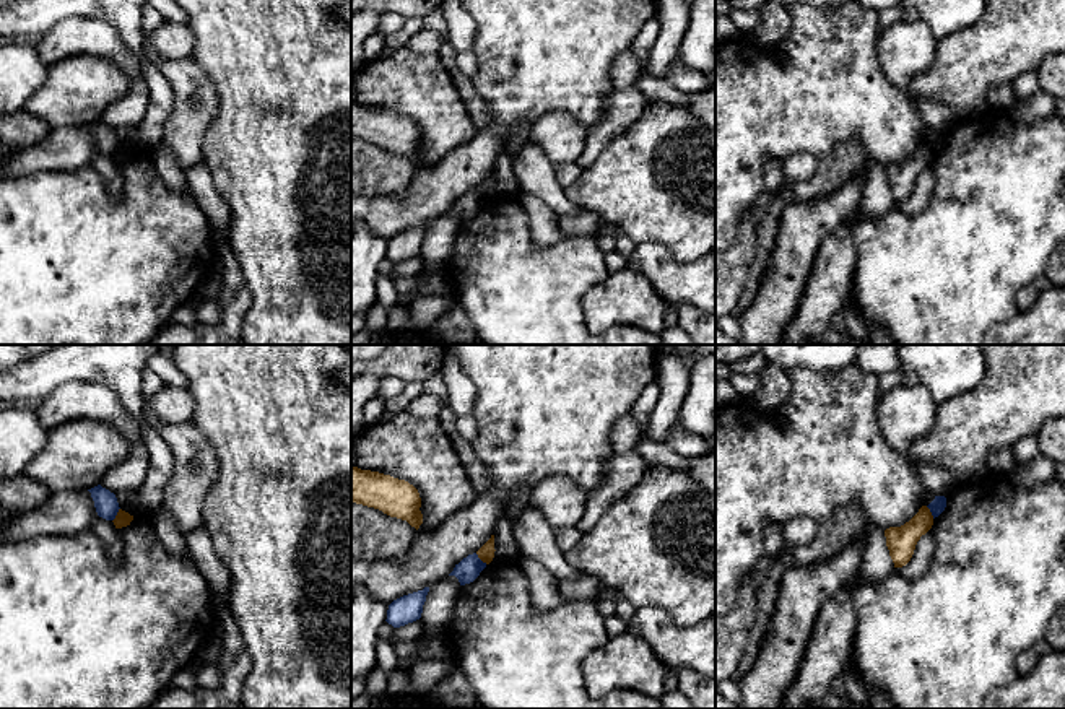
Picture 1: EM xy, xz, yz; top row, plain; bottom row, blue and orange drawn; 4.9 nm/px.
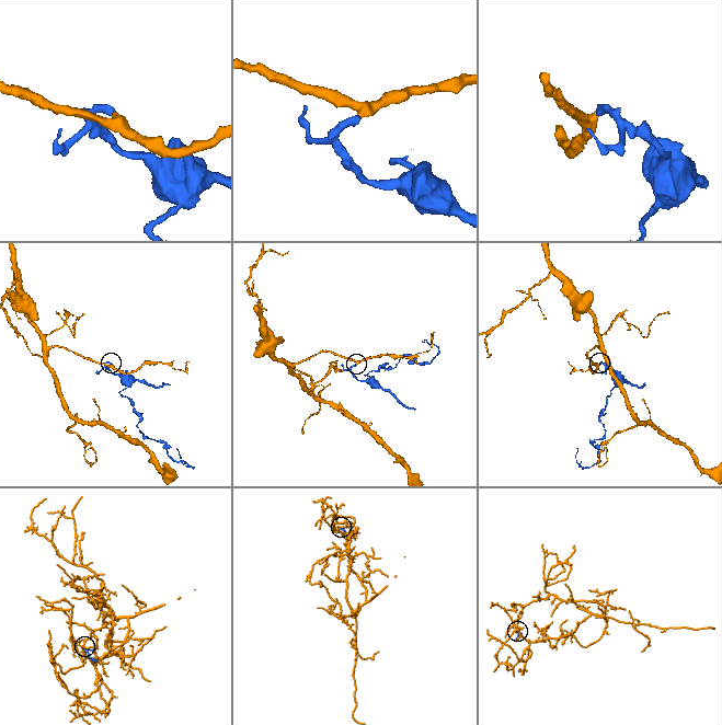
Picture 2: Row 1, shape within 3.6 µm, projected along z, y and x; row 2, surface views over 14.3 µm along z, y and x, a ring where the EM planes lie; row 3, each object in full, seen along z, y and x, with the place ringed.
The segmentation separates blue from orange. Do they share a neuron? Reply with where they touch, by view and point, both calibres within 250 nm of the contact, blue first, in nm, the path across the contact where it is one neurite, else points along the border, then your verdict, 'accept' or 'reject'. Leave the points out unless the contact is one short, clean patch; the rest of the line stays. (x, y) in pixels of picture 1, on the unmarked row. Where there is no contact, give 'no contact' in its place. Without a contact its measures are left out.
contact xy (116, 150); calibres 120 and 80 nm; border xy (119, 143), (113, 156); reject

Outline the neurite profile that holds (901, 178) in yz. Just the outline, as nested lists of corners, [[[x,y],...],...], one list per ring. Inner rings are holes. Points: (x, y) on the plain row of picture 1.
[[[922,141],[904,161],[885,166],[886,182],[894,203],[902,203],[911,197],[917,177],[932,164],[932,161],[933,151],[927,141]]]

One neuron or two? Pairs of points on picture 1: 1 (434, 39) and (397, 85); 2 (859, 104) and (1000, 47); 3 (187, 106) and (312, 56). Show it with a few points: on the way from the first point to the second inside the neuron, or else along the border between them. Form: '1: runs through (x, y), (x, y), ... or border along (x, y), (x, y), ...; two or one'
1: border along (407, 46), (418, 52), (436, 54); two
2: border along (904, 91), (911, 100); two
3: border along (195, 62), (218, 96), (218, 111), (207, 132); two

